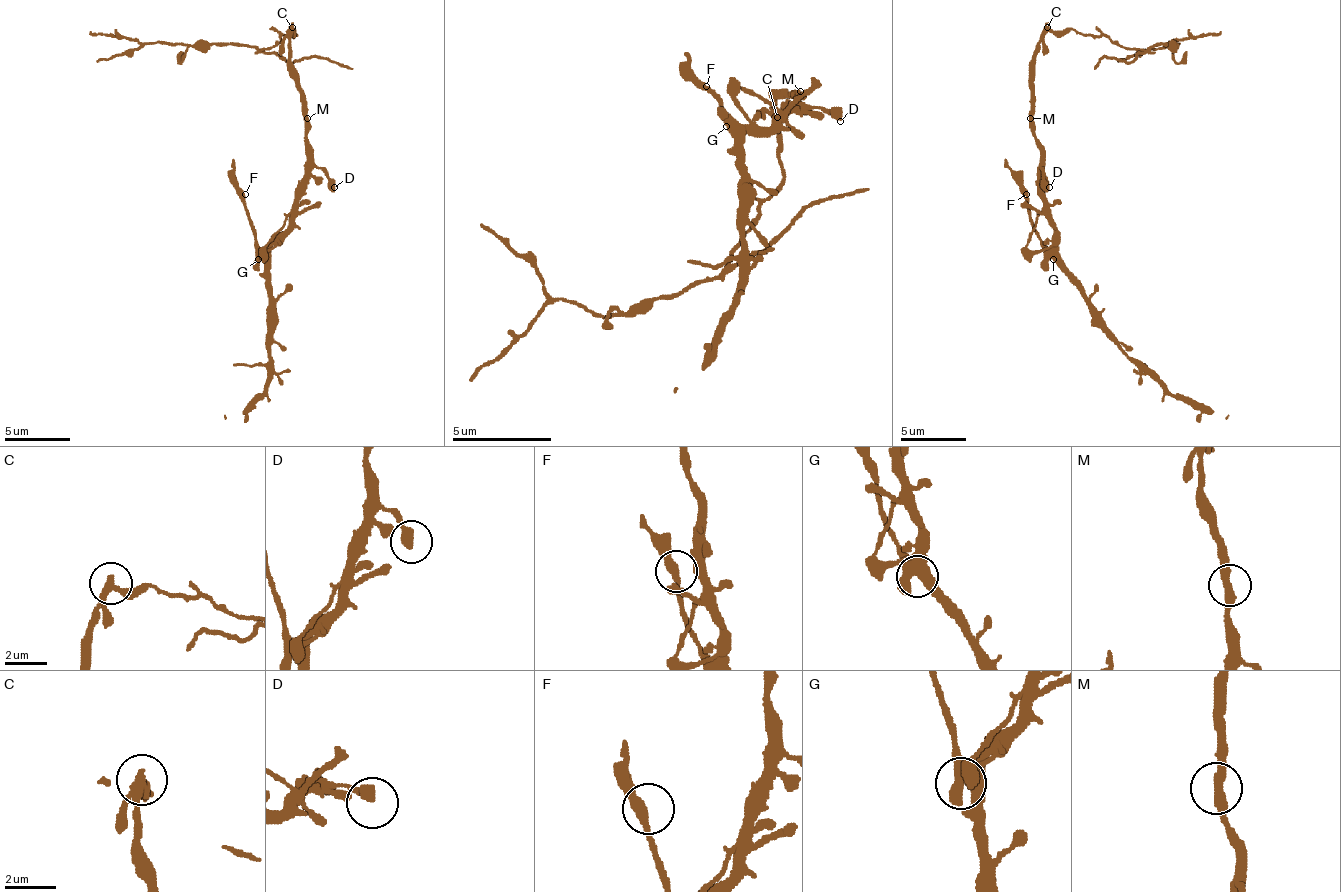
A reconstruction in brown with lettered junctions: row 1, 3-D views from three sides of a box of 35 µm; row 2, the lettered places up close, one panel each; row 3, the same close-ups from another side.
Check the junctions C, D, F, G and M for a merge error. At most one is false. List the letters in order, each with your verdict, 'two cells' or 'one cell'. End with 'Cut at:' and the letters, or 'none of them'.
C: two cells
D: one cell
F: one cell
G: one cell
M: one cell
Cut at: C

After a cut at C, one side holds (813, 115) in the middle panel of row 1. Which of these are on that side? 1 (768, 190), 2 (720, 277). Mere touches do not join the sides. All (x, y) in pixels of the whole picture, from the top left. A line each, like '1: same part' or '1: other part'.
1: same part
2: other part

